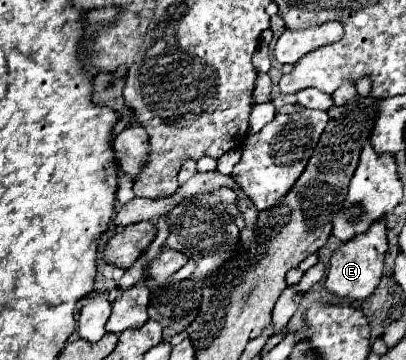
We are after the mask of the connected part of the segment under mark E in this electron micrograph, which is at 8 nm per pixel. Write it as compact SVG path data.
M374 224L370 232L364 232L362 236L354 236L352 240L344 242L330 260L328 276L326 276L326 290L334 296L346 296L348 300L364 300L368 298L382 276L382 260L386 254L386 228L384 224Z

